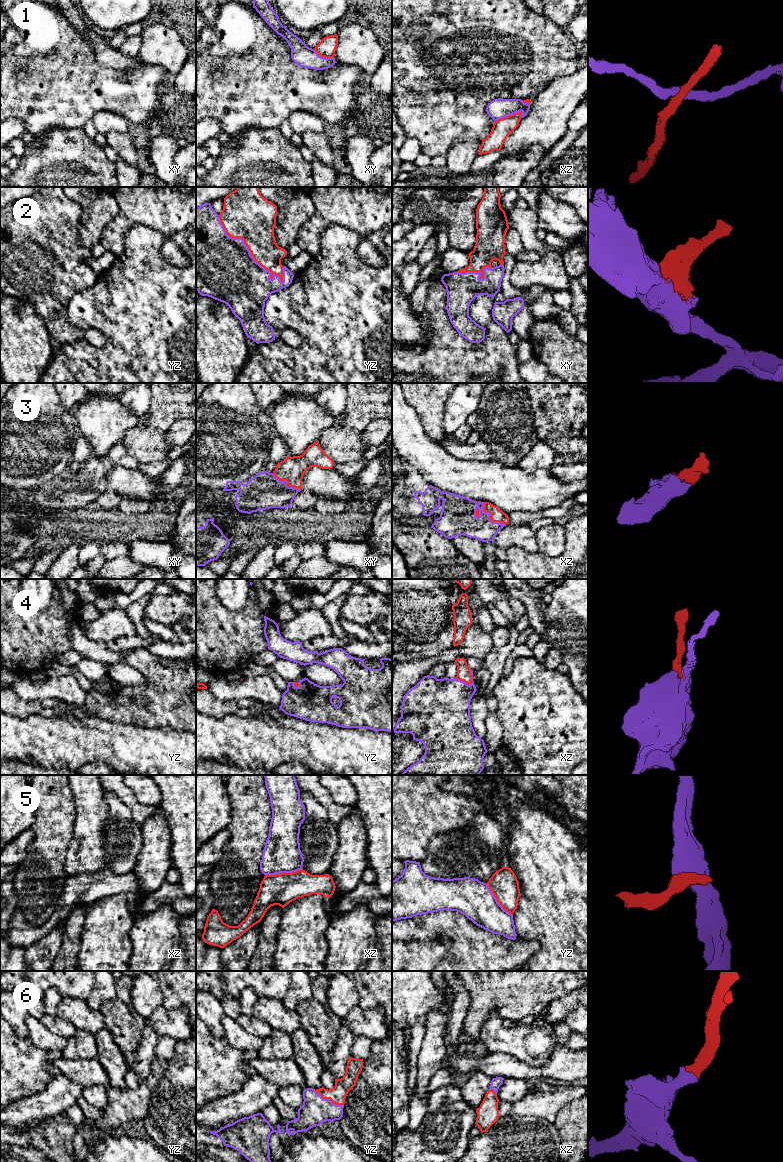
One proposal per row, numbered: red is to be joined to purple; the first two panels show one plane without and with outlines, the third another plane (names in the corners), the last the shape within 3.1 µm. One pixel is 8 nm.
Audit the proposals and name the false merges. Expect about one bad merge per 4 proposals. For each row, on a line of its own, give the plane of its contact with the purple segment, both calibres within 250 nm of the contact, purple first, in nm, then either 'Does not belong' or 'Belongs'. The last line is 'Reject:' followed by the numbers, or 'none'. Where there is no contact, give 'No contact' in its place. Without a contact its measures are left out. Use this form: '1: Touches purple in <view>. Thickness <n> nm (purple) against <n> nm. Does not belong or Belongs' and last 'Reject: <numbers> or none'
1: Touches purple in xz. Thickness 160 nm (purple) against 160 nm. Does not belong
2: Touches purple in yz. Thickness 480 nm (purple) against 380 nm. Belongs
3: Touches purple in xz. Thickness 280 nm (purple) against 110 nm. Belongs
4: Touches purple in xz. Thickness 440 nm (purple) against 110 nm. Belongs
5: Touches purple in xz. Thickness 300 nm (purple) against 260 nm. Does not belong
6: Touches purple in yz. Thickness 220 nm (purple) against 140 nm. Belongs
Reject: 1, 5

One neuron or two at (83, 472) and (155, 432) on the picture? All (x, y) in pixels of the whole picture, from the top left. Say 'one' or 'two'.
one

